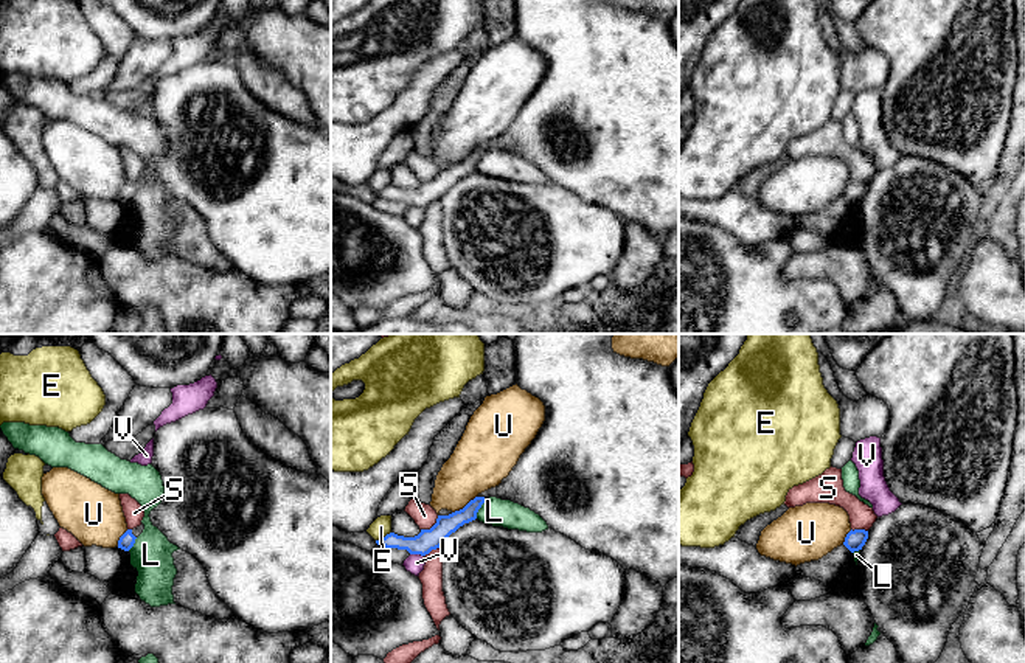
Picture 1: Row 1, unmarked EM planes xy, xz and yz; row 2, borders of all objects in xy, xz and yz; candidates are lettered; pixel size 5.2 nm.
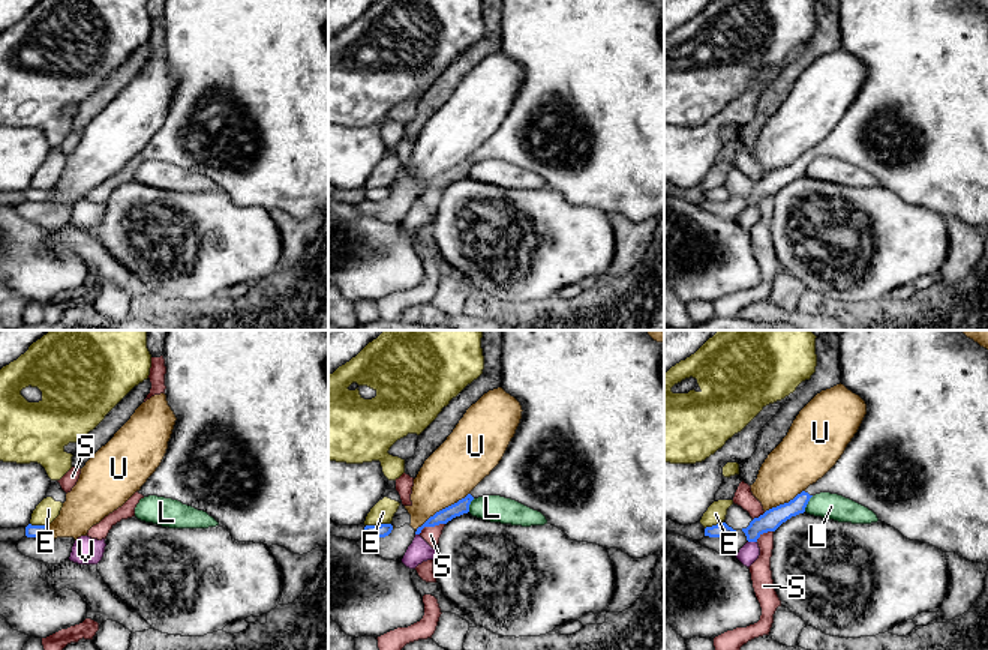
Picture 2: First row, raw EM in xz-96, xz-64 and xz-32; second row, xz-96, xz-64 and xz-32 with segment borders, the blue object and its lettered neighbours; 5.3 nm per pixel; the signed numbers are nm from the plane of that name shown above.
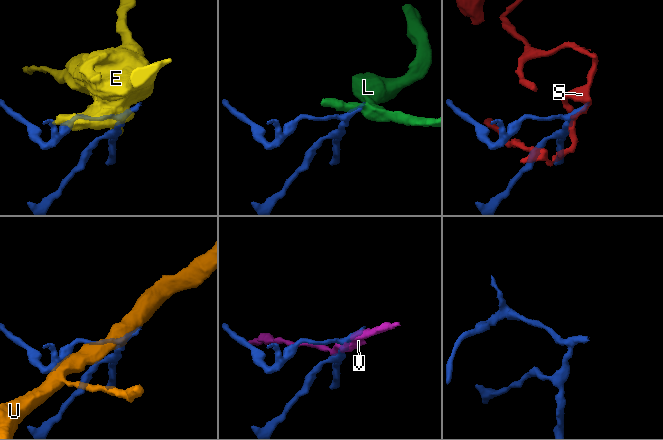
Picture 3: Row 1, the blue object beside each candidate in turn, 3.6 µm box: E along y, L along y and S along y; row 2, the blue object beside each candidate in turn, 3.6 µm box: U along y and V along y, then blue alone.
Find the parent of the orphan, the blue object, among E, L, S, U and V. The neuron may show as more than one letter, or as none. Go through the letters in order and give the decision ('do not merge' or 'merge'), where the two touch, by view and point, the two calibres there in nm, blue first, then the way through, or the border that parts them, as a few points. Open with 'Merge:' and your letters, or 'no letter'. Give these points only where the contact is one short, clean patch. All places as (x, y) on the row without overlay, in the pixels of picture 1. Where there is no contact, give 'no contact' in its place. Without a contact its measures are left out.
Merge: no letter
E: do not merge | xz (382, 190) | 110/100 nm
L: do not merge | xz (480, 159) | 100/150 nm | along xz (486, 151), (476, 170)
S: do not merge | xz (432, 179) | 110/120 nm | along xz (438, 168), (429, 180), (421, 182)
U: do not merge | xz (465, 159) | 110/300 nm
V: do not merge | xz (416, 205) | 110/100 nm

